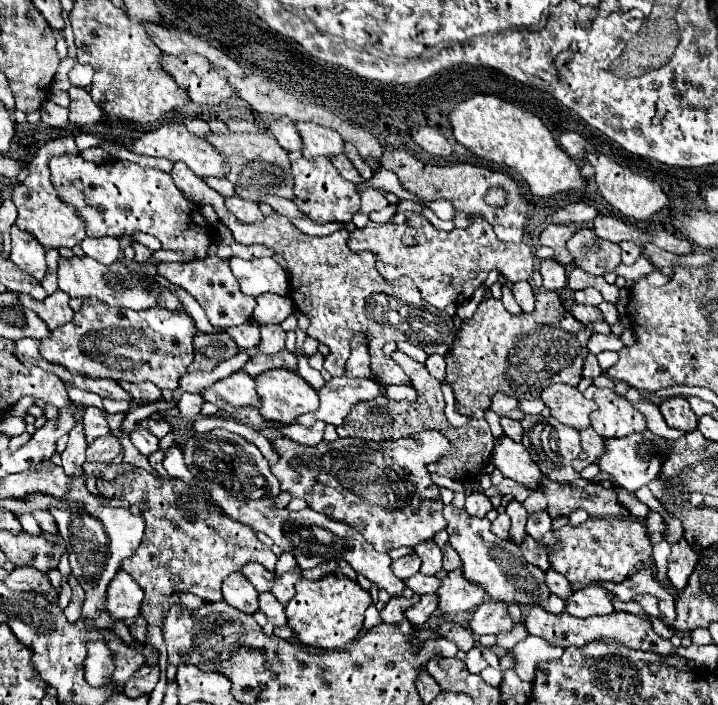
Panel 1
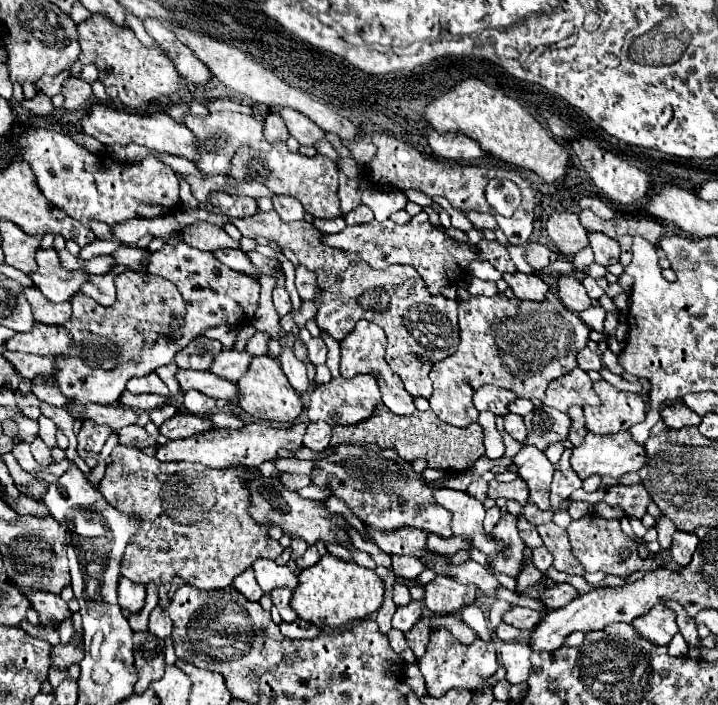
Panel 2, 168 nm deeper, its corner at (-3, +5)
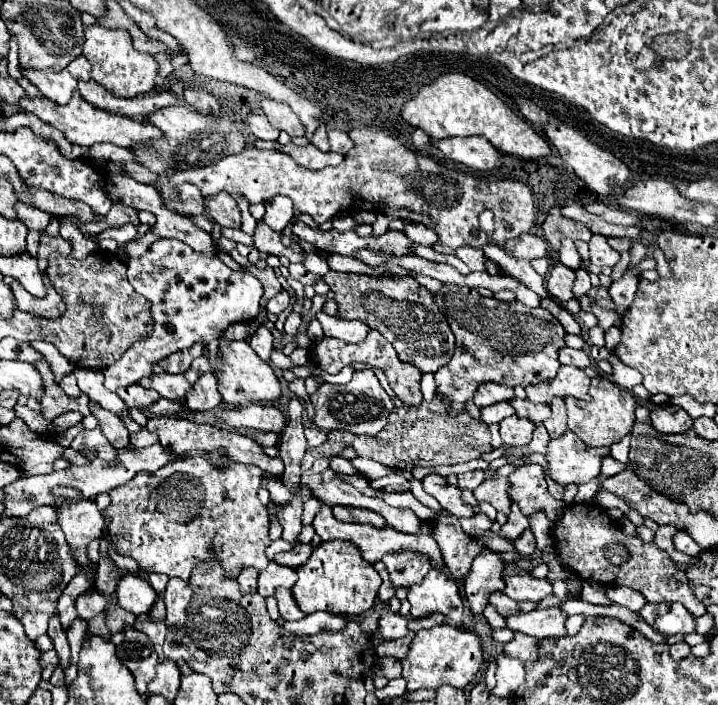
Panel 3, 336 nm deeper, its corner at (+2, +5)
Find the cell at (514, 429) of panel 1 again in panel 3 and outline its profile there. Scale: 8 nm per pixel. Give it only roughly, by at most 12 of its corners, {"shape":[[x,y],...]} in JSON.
{"shape":[[517,415],[501,423],[501,439],[509,447],[531,443],[535,425]]}

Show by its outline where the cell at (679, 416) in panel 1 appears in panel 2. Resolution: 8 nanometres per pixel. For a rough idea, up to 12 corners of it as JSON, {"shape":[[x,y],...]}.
{"shape":[[682,401],[664,405],[662,421],[670,429],[700,425]]}

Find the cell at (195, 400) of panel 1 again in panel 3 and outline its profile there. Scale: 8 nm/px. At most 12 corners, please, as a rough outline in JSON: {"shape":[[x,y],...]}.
{"shape":[[205,373],[185,395],[191,411],[219,407],[215,373]]}

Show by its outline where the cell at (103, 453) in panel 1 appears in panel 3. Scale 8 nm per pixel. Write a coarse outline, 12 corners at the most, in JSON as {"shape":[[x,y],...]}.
{"shape":[[145,431],[131,433],[135,447],[149,447],[157,443],[157,435]]}

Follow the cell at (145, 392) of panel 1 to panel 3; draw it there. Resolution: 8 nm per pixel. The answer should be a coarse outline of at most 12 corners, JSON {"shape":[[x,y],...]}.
{"shape":[[139,383],[117,389],[129,409],[149,407],[157,391]]}

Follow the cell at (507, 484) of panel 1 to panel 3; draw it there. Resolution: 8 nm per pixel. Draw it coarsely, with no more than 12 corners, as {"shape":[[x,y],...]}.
{"shape":[[485,479],[473,493],[509,515],[509,479]]}

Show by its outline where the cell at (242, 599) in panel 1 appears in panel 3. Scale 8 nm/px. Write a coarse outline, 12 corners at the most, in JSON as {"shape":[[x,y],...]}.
{"shape":[[245,567],[237,577],[241,593],[257,593],[257,575]]}

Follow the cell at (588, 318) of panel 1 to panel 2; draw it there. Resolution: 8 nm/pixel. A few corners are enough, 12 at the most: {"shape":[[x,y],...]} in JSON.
{"shape":[[574,275],[558,277],[558,297],[574,313],[590,297]]}

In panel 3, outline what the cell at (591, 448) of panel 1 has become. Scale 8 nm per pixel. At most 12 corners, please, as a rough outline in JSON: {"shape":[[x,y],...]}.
{"shape":[[563,399],[549,405],[553,415],[543,425],[551,439],[567,431],[567,411]]}

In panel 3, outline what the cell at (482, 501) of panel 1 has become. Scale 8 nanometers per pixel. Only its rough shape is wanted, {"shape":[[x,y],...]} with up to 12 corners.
{"shape":[[485,471],[457,475],[459,489],[477,489]]}

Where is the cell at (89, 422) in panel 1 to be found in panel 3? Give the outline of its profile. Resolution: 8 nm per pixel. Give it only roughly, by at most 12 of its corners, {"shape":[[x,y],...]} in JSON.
{"shape":[[101,427],[81,433],[71,447],[83,457],[115,461]]}

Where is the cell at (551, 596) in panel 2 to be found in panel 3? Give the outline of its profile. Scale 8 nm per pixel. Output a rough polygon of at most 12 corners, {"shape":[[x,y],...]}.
{"shape":[[531,575],[505,577],[505,595],[533,601],[553,595],[547,579]]}

